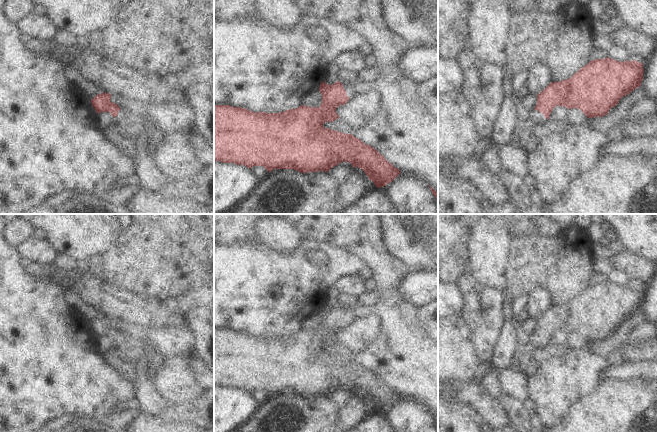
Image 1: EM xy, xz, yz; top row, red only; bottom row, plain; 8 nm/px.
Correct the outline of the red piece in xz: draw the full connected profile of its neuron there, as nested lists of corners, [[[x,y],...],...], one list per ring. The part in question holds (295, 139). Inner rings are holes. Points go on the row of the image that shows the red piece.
[[[323,81],[319,90],[322,95],[322,103],[318,108],[301,105],[296,109],[280,113],[255,113],[241,107],[214,105],[214,161],[244,165],[250,169],[253,166],[263,166],[268,172],[273,169],[293,169],[301,173],[328,172],[332,167],[345,161],[351,163],[352,167],[362,169],[377,188],[392,182],[401,172],[376,149],[354,137],[352,133],[345,134],[323,126],[325,122],[333,122],[340,118],[335,110],[338,106],[346,104],[354,94],[353,84],[349,81],[344,81],[343,84],[337,81],[328,85]]]

